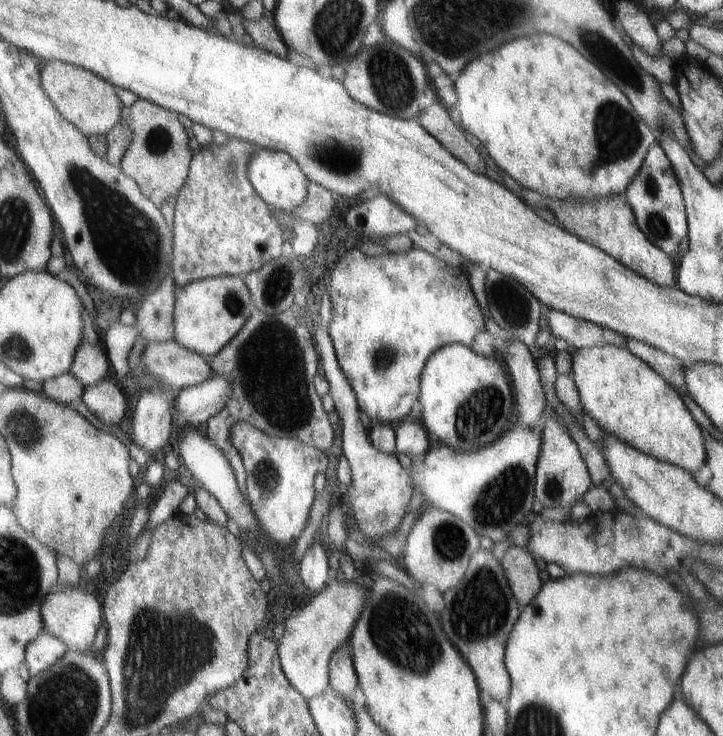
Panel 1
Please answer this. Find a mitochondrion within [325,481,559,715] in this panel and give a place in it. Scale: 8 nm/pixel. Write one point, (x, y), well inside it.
(482, 614)

